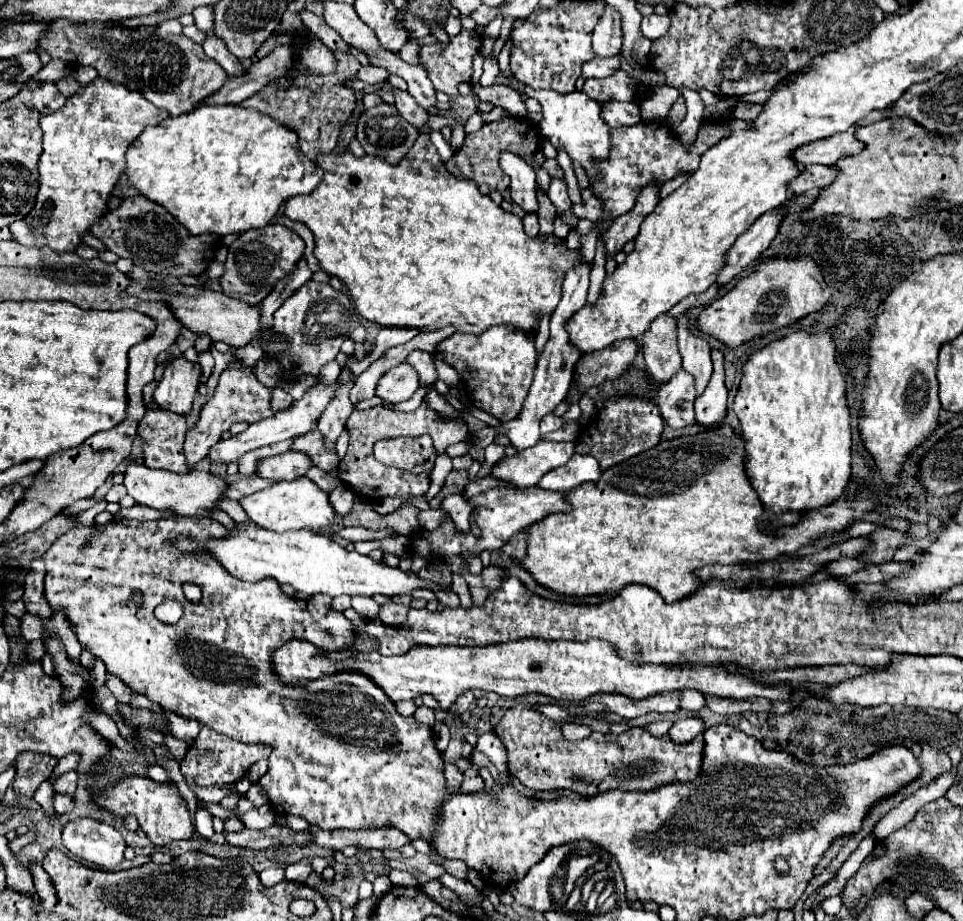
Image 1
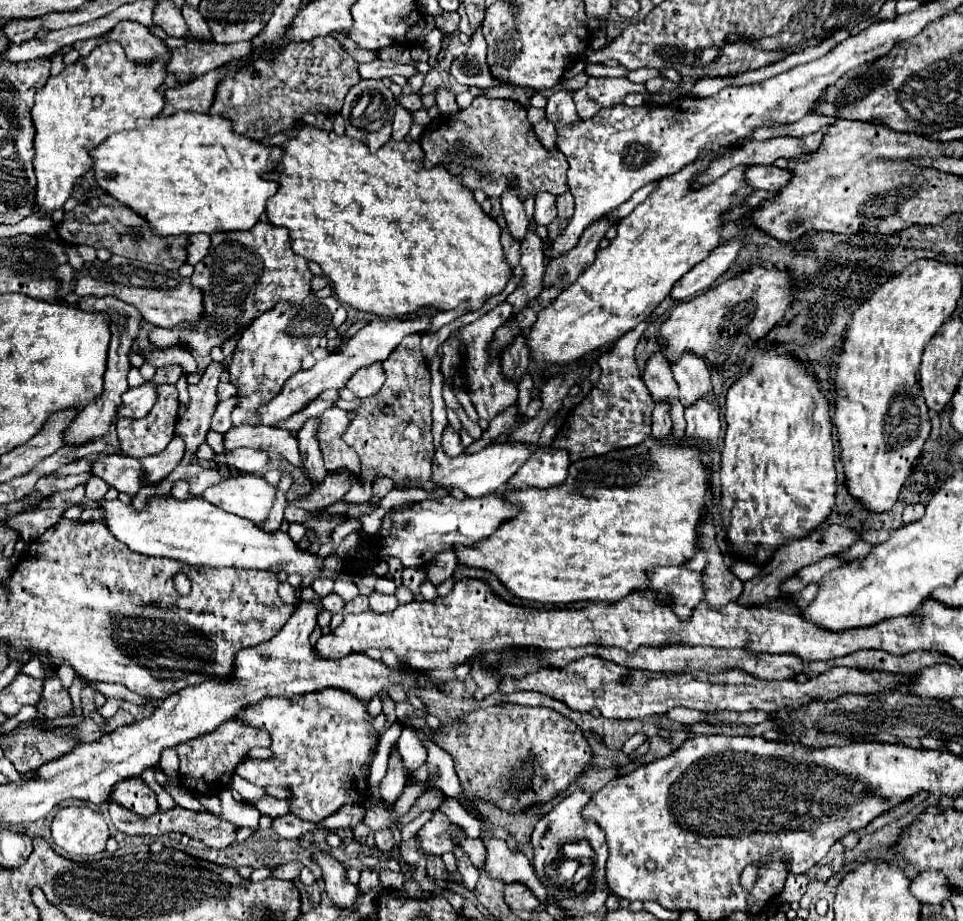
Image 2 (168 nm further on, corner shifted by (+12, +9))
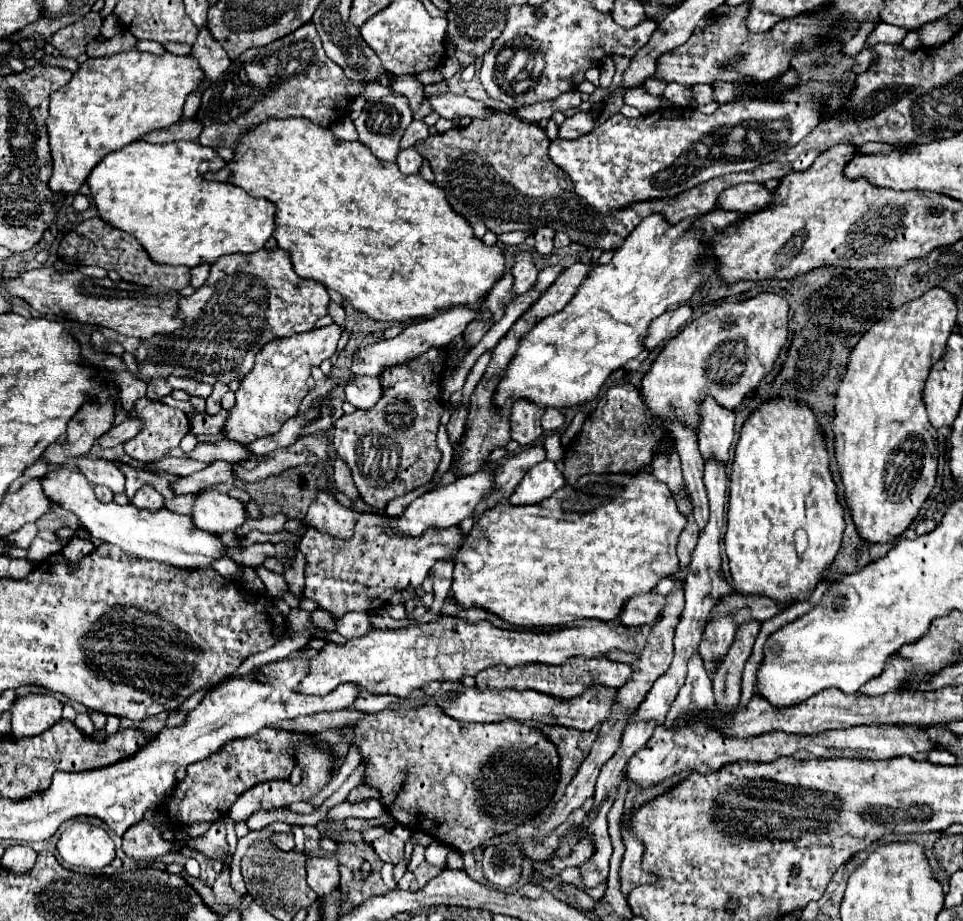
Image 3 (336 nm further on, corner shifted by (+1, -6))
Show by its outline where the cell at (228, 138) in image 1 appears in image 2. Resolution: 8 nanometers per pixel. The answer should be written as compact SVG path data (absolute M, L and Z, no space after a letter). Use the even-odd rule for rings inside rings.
M181 111L173 117L137 121L135 129L115 133L103 145L95 147L91 157L95 161L93 169L97 183L109 195L145 217L157 235L211 235L215 231L251 229L259 221L267 199L279 189L277 181L265 175L277 171L277 165L283 157L283 147L265 145L237 133L227 117Z

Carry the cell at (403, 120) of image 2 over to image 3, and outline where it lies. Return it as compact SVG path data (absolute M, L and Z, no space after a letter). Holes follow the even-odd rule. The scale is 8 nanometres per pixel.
M408 148L408 150L404 150L404 152L398 154L396 162L398 162L398 166L400 166L400 170L404 174L418 174L420 168L422 168L424 158L414 148Z

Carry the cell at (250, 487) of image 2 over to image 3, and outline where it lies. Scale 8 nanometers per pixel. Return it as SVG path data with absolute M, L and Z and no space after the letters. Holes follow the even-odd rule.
M208 488L208 492L196 494L196 504L192 508L190 518L196 524L196 528L220 534L242 526L246 520L246 510L240 500Z

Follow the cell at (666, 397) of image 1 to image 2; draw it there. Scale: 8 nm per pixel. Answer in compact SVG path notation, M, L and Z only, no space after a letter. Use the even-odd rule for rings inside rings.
M655 403L655 409L653 409L653 431L651 435L653 437L665 437L669 431L671 431L671 417L669 417L669 405L665 403Z

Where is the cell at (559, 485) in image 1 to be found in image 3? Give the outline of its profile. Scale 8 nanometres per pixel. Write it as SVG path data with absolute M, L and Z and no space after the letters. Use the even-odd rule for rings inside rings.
M542 460L532 470L524 474L520 484L516 486L514 494L510 496L512 504L538 504L540 500L552 496L566 484L562 472L558 472L556 464L550 460Z

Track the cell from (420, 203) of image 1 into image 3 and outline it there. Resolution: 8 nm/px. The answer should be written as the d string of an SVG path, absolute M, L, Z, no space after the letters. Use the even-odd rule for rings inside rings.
M272 118L272 120L266 120L266 122L258 124L256 128L248 130L246 136L240 136L240 144L234 150L234 158L228 160L222 170L204 174L204 178L218 180L218 182L232 182L234 186L244 188L248 194L262 196L268 202L272 202L276 206L274 238L276 238L280 248L290 252L290 260L292 260L292 266L294 266L296 274L300 278L316 280L316 282L324 284L326 288L340 292L356 310L366 312L370 318L380 320L380 322L408 322L408 320L434 316L436 312L452 308L452 306L478 304L480 298L486 296L486 292L500 280L500 276L504 272L504 256L502 256L500 246L496 246L496 244L486 246L482 240L474 238L474 232L472 232L470 224L450 208L450 204L444 198L442 188L438 188L436 184L426 182L420 174L404 176L400 172L400 168L396 168L394 162L390 164L390 162L378 160L376 156L372 156L370 148L366 148L360 142L338 140L332 134L330 128L316 126L308 118L284 118L284 120L274 120Z

